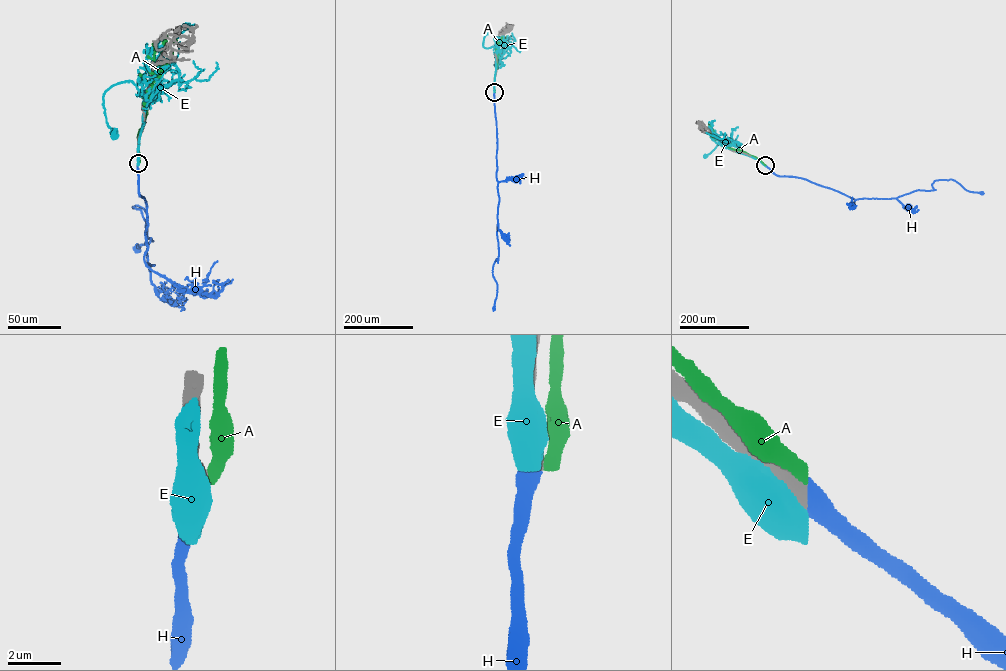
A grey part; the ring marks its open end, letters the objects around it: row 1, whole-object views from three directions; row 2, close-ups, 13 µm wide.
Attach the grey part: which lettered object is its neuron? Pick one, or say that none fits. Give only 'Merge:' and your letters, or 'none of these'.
Merge: H

